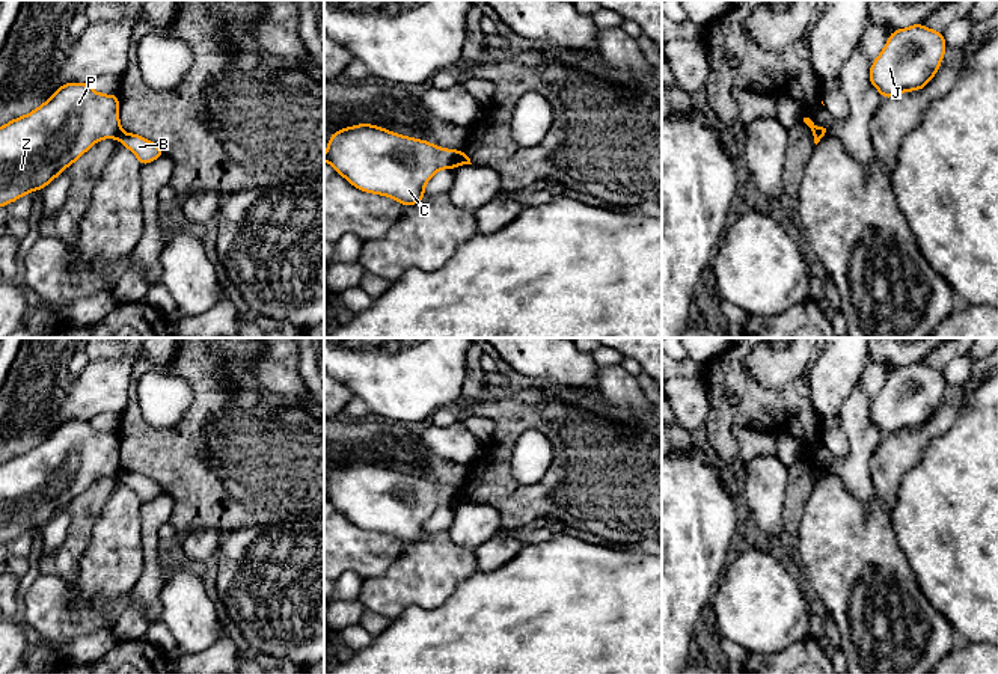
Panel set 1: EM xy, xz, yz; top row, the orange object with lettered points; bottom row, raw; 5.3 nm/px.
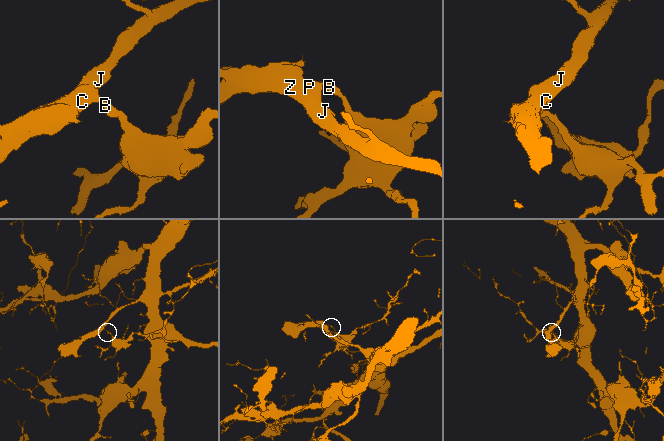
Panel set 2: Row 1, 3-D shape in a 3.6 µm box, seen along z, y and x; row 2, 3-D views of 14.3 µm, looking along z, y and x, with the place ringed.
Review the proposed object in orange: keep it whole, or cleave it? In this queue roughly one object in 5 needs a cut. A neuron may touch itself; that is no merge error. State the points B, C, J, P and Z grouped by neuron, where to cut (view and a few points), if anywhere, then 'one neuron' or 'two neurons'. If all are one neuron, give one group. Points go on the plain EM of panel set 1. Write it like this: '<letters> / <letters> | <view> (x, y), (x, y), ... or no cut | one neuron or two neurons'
B / C J P Z | xy (122, 471), (118, 475) | two neurons

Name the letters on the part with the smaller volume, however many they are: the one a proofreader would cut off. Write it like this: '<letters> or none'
B

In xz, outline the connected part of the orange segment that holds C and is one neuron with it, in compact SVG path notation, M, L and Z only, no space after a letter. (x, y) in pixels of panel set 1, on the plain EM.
M369 461L333 470L324 499L356 526L392 535L404 544L425 535L424 525L437 508L461 502L460 489Z

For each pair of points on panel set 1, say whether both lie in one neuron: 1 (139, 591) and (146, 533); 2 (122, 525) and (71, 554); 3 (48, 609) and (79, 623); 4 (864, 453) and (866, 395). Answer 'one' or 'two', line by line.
1: one
2: two
3: one
4: one

